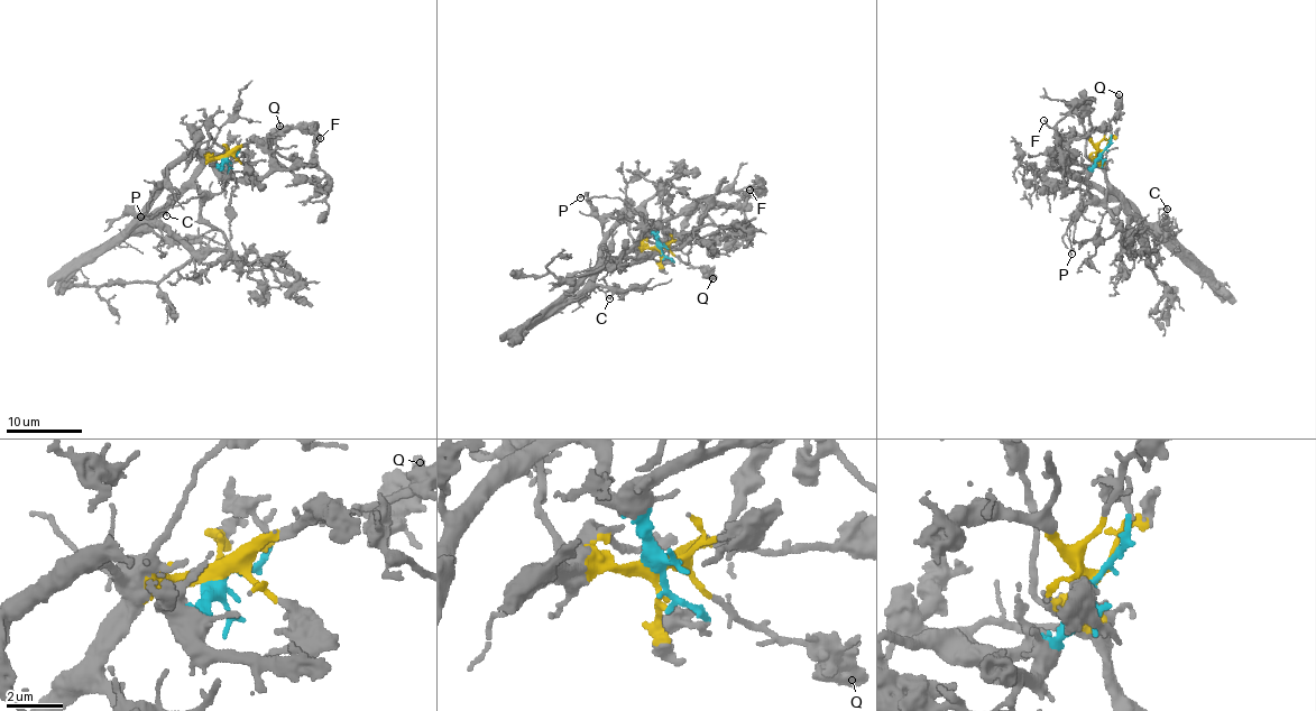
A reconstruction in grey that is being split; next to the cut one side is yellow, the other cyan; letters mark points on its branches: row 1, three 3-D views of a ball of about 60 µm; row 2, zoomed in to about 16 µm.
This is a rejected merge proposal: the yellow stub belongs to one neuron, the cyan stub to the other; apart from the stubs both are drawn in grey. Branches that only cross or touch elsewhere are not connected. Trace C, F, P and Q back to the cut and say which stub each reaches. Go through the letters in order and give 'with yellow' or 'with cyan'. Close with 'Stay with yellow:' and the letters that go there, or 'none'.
C: with yellow
F: with cyan
P: with yellow
Q: with yellow
Stay with yellow: C, P, Q

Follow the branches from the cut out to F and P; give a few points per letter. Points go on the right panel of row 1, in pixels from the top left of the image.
F: (1102, 153), (1085, 178), (1066, 169), (1056, 158), (1056, 134), (1043, 119)
P: (1102, 151), (1101, 167), (1107, 193), (1100, 202), (1087, 203), (1073, 221), (1069, 236), (1073, 255)

